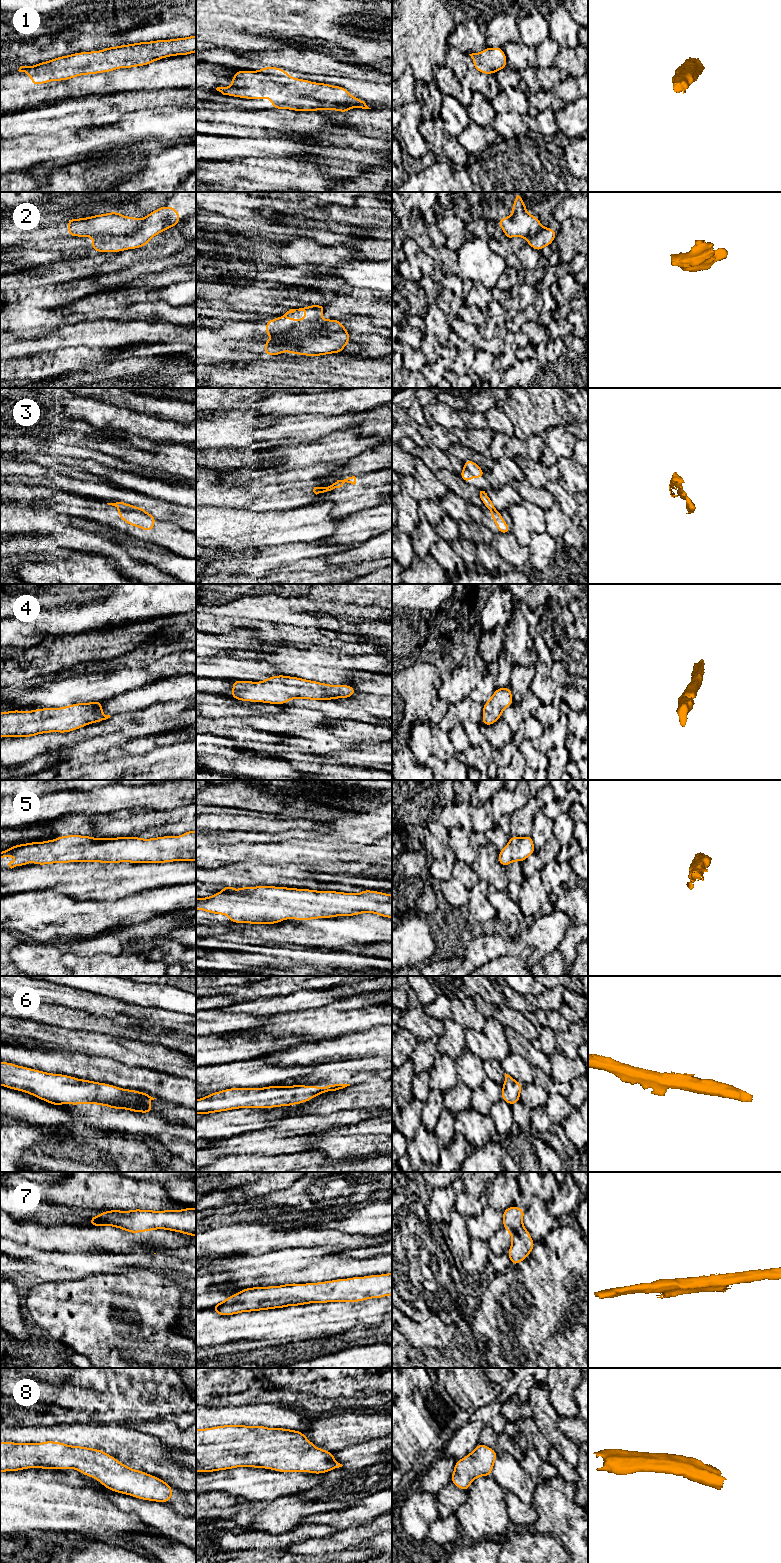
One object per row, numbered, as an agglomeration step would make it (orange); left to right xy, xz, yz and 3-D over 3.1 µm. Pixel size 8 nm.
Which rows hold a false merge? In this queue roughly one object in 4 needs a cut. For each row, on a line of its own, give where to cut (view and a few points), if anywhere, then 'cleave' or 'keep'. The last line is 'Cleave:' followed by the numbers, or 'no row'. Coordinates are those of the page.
1: cut none; keep
2: cut xz (344, 329), (298, 327), (299, 343), (286, 350); cleave
3: cut xy (118, 508), (138, 511); cleave
4: cut none; keep
5: cut none; keep
6: cut none; keep
7: cut none; keep
8: cut none; keep
Cleave: 2, 3

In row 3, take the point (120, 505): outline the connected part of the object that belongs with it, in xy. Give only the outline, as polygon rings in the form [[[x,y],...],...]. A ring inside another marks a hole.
[[[116,502],[116,503],[107,503],[108,505],[112,505],[112,506],[115,506],[116,508],[118,509],[121,509],[121,510],[131,510],[131,511],[141,511],[141,512],[144,512],[146,513],[146,509],[145,508],[139,508],[135,505],[130,505],[130,504],[126,504],[124,502]]]

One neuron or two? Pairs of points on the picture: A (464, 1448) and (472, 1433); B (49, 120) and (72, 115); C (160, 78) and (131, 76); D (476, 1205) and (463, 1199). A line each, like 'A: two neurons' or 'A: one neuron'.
A: one neuron
B: one neuron
C: one neuron
D: one neuron

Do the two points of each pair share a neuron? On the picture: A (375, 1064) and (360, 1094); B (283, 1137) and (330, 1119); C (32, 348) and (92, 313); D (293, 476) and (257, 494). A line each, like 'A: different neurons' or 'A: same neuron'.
A: different neurons
B: same neuron
C: different neurons
D: same neuron

